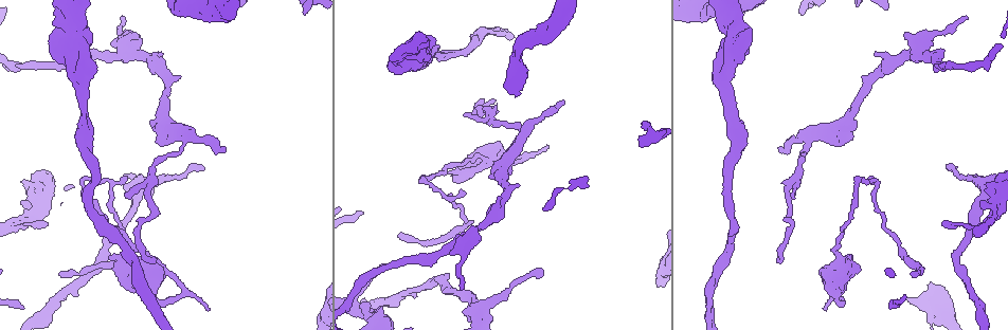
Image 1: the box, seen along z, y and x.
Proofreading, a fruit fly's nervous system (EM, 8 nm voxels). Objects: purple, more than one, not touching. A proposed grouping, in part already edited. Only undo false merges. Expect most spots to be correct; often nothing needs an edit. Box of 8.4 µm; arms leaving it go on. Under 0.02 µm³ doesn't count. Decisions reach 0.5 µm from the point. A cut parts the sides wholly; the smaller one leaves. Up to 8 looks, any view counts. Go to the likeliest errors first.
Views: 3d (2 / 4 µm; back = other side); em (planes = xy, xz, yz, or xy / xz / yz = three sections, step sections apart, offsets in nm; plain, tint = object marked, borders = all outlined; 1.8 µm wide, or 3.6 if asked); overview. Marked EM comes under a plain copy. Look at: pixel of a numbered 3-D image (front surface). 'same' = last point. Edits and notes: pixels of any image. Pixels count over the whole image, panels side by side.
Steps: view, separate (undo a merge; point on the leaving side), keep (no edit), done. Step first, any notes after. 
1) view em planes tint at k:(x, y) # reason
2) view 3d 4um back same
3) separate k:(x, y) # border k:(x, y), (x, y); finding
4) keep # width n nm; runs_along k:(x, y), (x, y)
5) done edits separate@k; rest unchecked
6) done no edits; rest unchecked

view em yz step 4 tint at 1:(406, 60) # two arms in line, one across

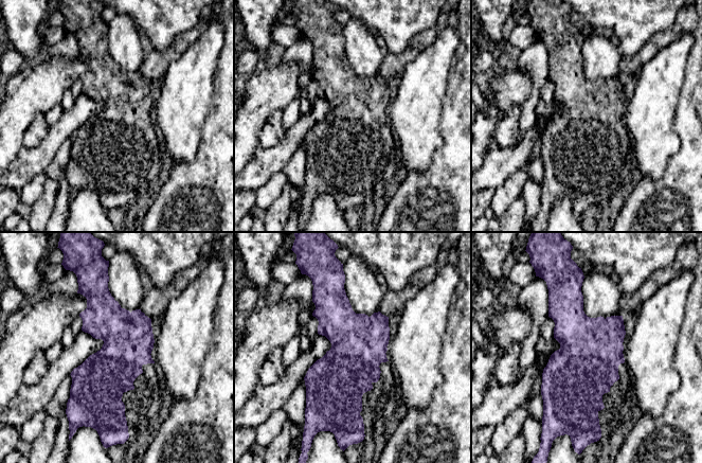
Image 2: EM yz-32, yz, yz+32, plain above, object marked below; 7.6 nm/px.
view em planes tint same # another direction

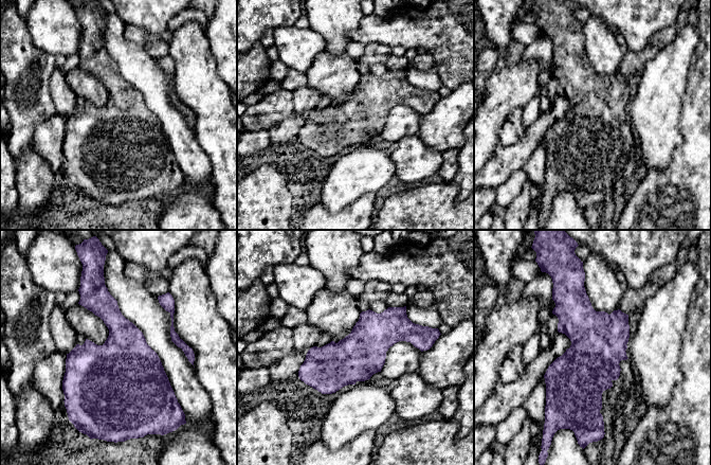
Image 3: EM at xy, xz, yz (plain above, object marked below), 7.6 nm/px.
keep # continuous, no second neuron

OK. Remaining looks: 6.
view em planes tint at 1:(517, 162) # touches itself

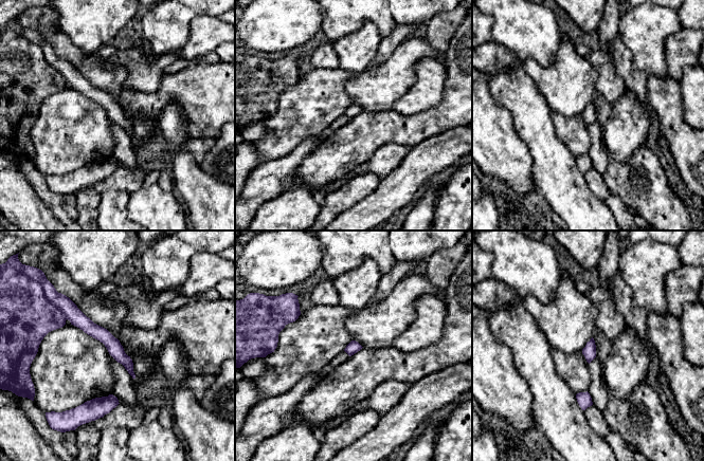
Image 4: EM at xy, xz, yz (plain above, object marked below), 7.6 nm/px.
keep # width 90 nm; all the same neuron

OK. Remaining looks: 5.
view em yz step 16 tint at 1:(987, 220) # calibre changes

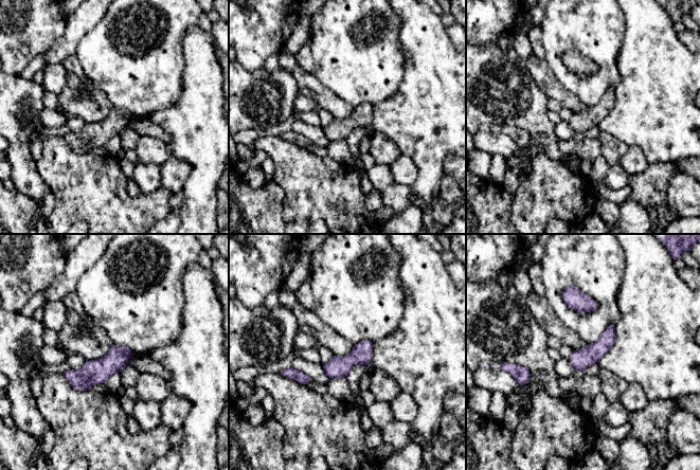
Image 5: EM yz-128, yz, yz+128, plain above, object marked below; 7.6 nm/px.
keep # runs_along 5:(128, 353), (85, 378), (69, 378); one neuron here

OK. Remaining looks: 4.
done no edits; rest unchecked

